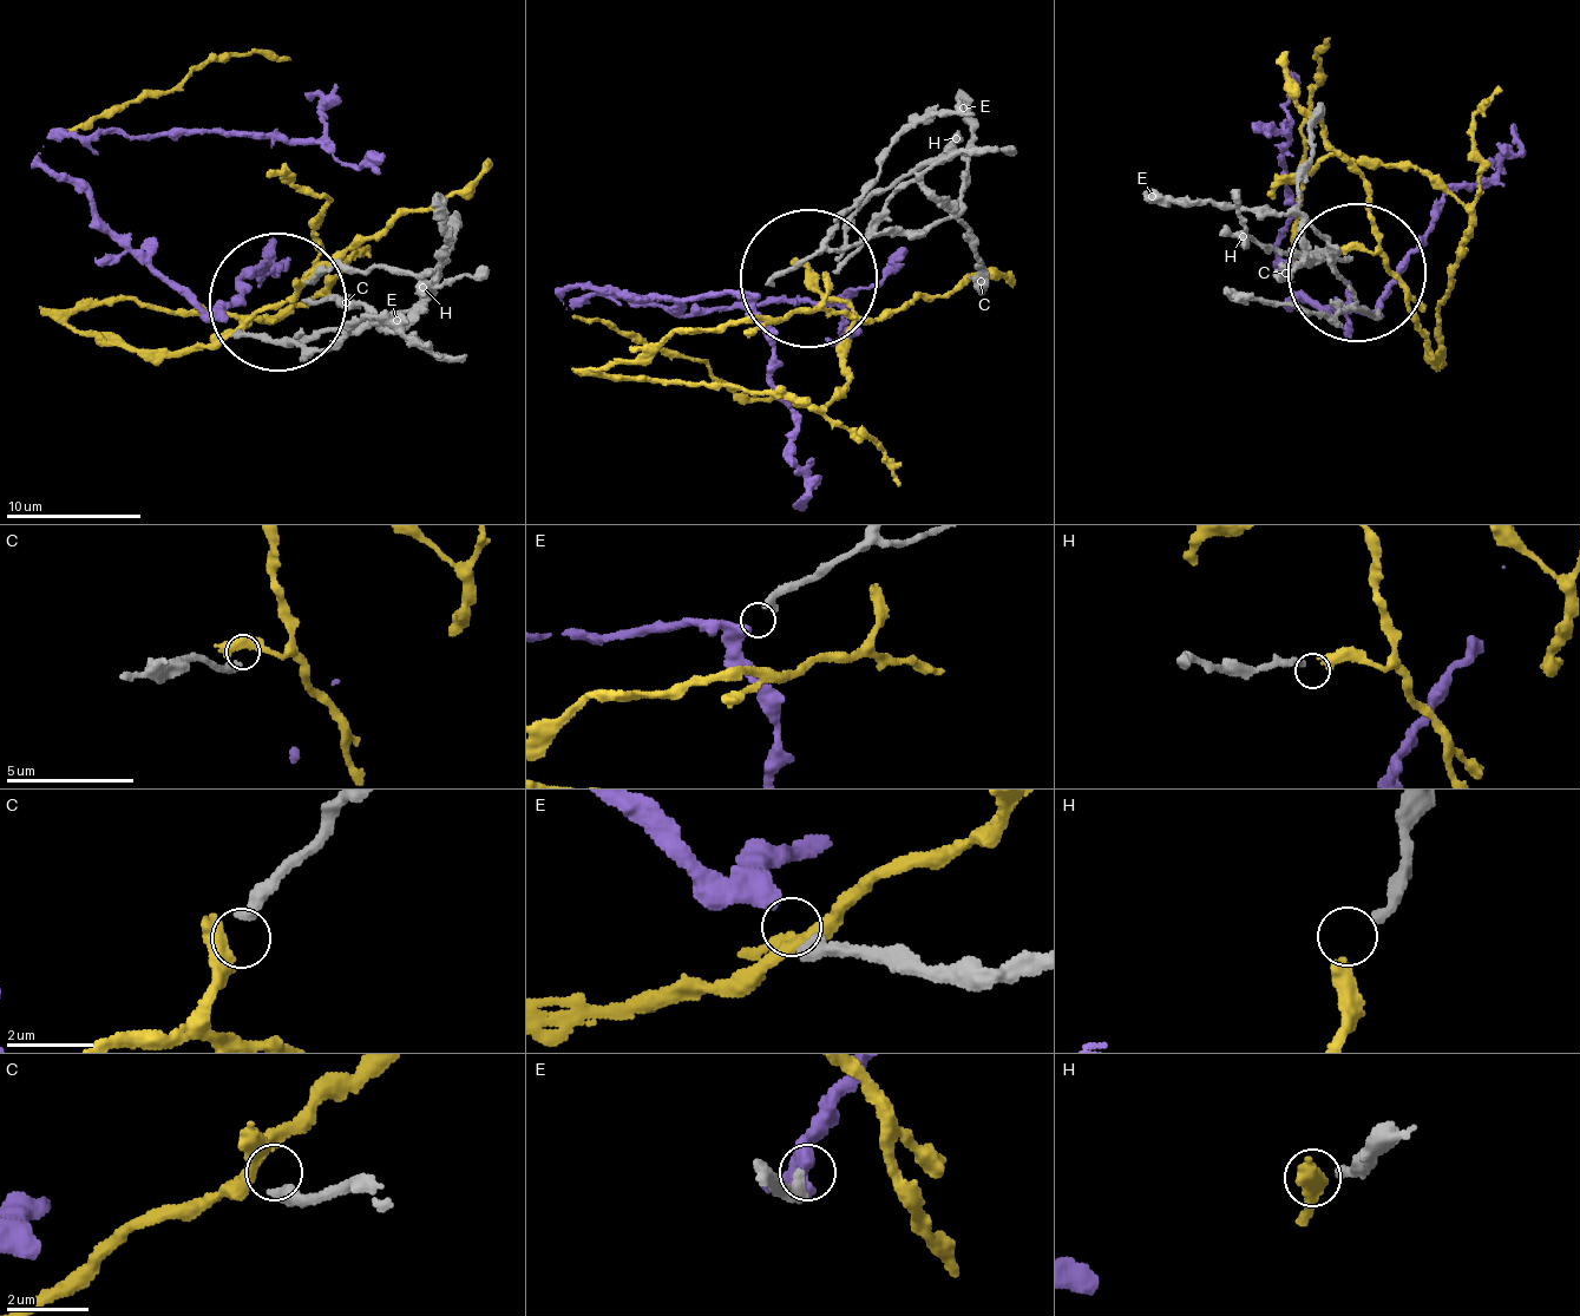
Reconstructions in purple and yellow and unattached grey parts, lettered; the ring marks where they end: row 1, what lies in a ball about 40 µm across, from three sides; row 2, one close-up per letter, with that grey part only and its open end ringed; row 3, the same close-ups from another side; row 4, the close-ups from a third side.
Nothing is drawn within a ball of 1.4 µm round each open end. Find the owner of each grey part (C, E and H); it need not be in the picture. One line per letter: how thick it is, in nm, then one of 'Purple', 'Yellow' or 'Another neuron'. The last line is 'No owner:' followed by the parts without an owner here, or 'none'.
C: Thickness 360 nm. Another neuron
E: Thickness 360 nm. Purple
H: Thickness 240 nm. Yellow
No owner: C

